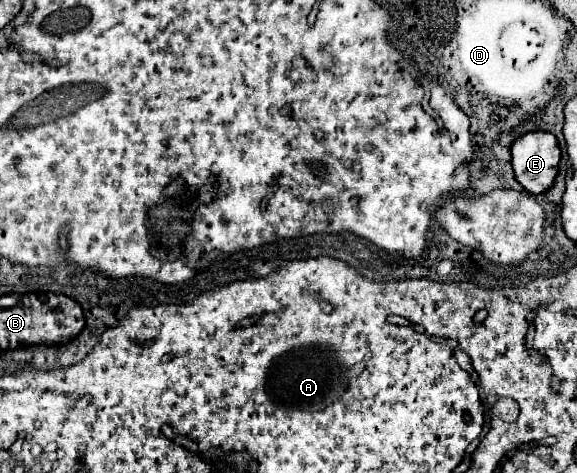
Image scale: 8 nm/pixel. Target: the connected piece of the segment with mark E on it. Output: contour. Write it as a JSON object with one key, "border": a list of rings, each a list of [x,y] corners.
{"border":[[[529,131],[511,145],[511,165],[515,179],[533,195],[551,189],[561,151],[553,133]]]}

